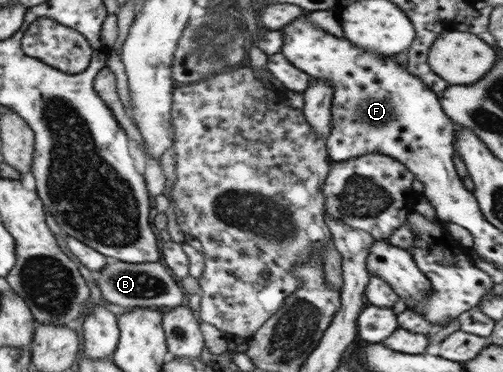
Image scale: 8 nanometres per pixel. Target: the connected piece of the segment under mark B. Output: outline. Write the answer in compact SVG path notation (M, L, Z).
M108 258L108 266L100 272L93 273L93 278L104 296L104 300L124 308L146 307L165 310L183 306L188 300L188 296L182 290L178 280L160 261L130 264Z

